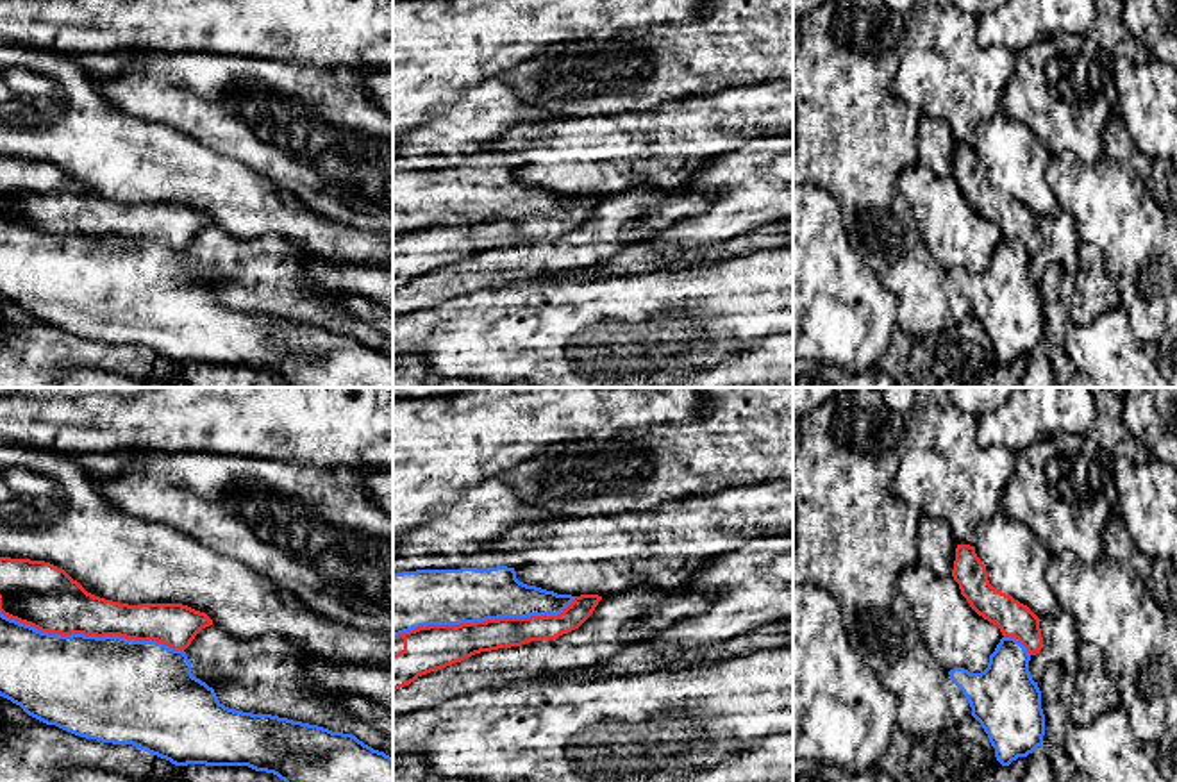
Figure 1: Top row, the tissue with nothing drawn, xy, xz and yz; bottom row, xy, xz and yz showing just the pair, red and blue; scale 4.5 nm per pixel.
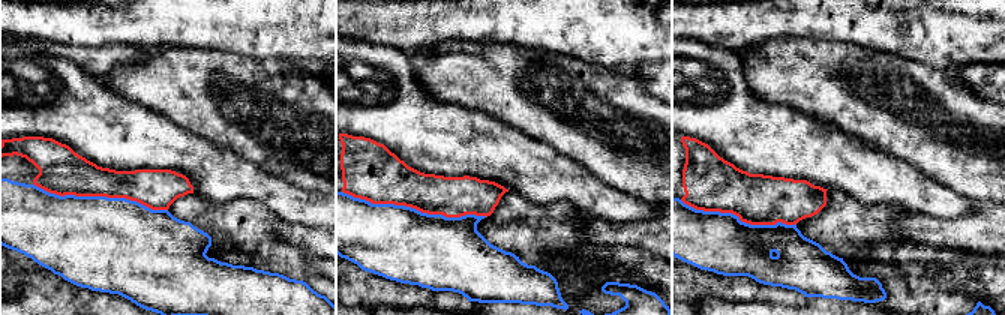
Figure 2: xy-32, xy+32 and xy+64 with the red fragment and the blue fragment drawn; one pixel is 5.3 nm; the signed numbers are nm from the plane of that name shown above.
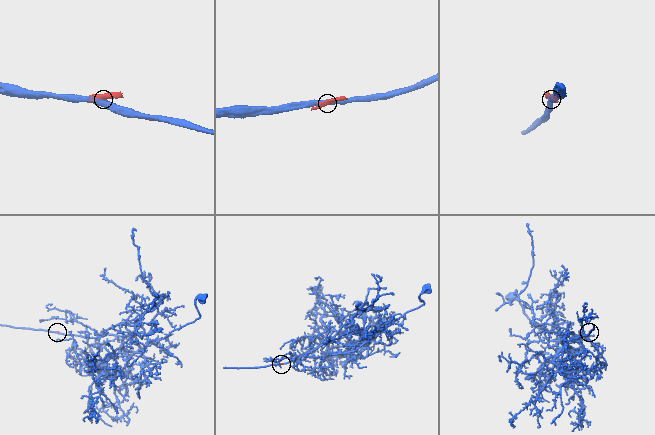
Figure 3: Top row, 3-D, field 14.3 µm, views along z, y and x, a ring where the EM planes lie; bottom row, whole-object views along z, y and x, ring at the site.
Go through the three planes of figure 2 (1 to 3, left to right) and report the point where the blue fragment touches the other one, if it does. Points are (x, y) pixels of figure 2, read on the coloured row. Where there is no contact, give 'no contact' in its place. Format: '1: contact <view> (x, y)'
1: contact xy-32 (101, 195)
2: contact xy+32 (414, 207)
3: contact xy+64 (738, 216)

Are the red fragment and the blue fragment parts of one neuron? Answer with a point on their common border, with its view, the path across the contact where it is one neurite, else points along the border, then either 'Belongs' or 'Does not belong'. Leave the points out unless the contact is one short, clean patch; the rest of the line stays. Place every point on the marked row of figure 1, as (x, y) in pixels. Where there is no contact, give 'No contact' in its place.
Touches red at xy (91, 634). Does not belong

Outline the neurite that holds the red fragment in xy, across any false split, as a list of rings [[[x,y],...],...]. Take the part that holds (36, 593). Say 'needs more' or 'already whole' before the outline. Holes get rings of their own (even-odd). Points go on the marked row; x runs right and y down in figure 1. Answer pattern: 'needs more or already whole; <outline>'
already whole; [[[0,557],[0,612],[48,634],[120,636],[136,641],[157,641],[173,650],[186,650],[202,628],[213,625],[205,612],[188,605],[129,605],[105,600],[88,593],[64,570],[50,562],[11,557]]]

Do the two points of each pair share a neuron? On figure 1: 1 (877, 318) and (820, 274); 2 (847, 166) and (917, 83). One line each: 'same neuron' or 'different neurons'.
1: same neuron
2: different neurons

